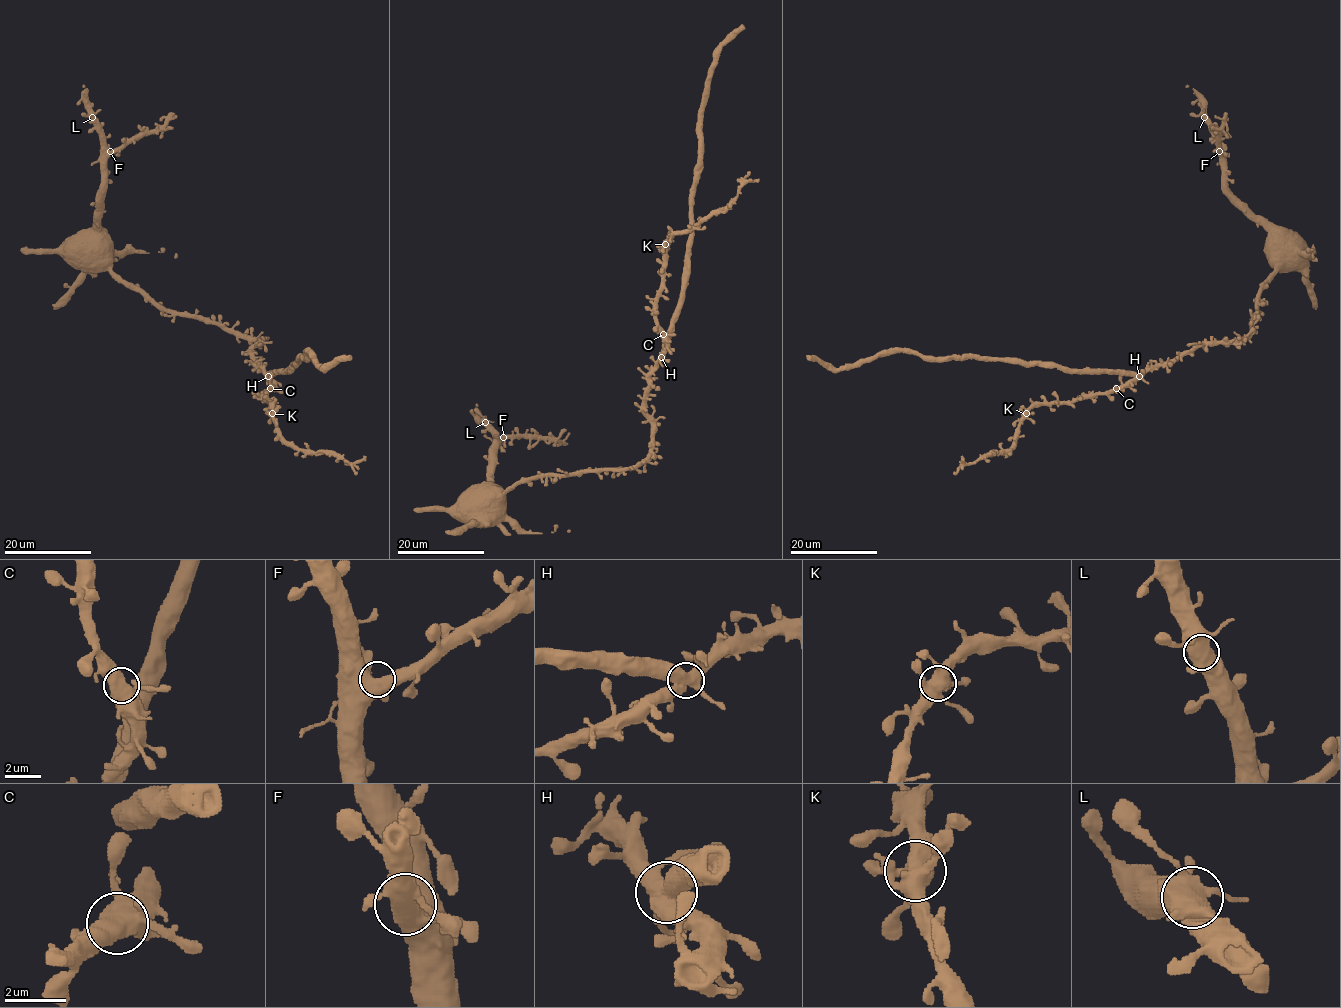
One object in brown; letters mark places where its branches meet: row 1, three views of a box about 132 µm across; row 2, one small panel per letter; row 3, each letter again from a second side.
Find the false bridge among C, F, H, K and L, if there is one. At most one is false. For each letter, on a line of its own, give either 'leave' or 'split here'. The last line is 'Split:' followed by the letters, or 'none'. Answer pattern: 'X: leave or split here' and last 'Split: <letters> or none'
C: leave
F: leave
H: split here
K: leave
L: leave
Split: H

